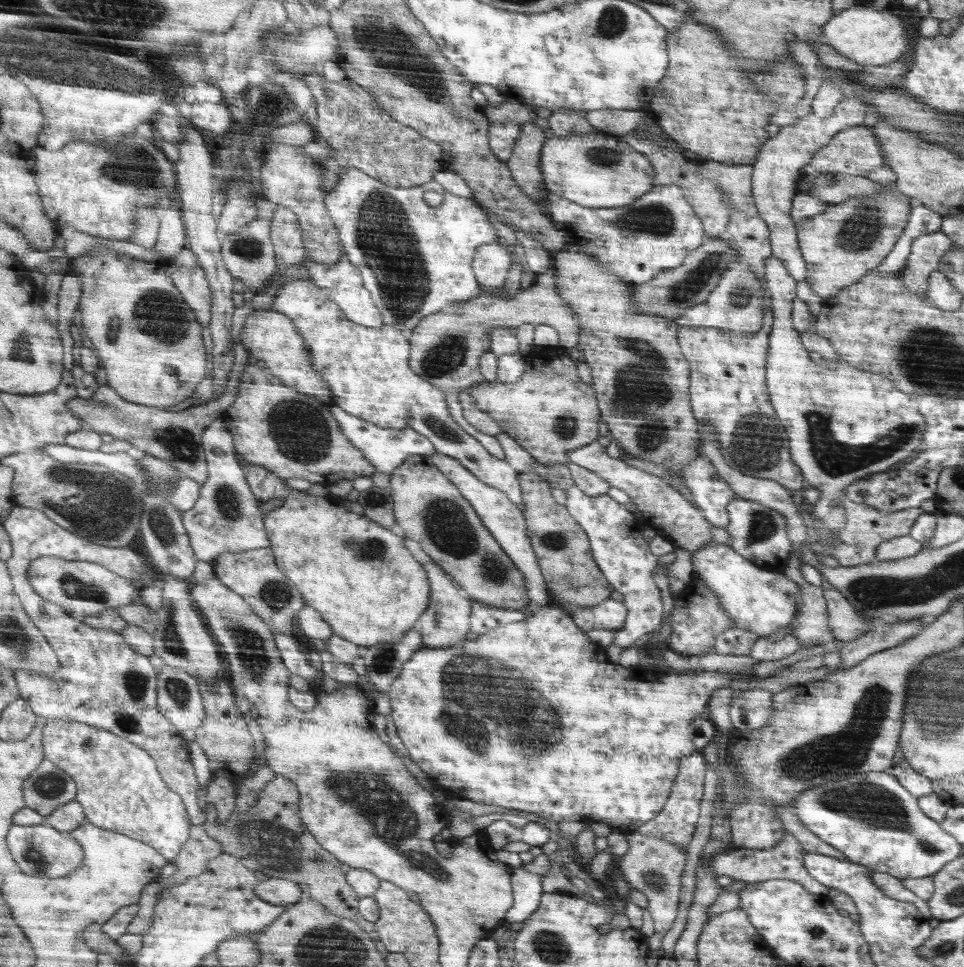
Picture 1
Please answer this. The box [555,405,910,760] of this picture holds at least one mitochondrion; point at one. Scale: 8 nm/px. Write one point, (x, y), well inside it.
(756, 446)

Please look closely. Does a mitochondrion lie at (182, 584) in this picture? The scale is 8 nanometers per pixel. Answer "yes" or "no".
no

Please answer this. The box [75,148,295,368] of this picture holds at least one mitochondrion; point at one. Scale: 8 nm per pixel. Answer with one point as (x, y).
(159, 313)

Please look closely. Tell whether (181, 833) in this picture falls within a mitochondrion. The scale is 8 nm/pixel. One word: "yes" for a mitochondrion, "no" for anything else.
no

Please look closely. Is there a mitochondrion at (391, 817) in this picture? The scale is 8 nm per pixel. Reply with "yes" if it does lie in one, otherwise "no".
yes

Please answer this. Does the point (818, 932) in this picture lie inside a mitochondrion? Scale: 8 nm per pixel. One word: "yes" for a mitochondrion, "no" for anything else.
yes

